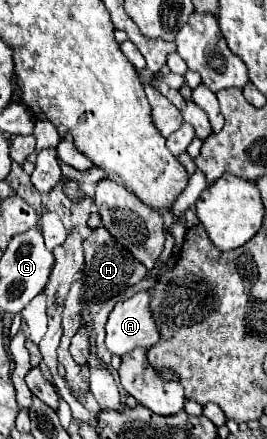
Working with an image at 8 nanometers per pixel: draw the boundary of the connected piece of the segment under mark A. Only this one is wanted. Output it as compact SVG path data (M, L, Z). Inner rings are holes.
M140 291L120 301L108 315L106 347L112 355L126 355L132 349L148 349L158 341L158 327L150 313L150 293Z

